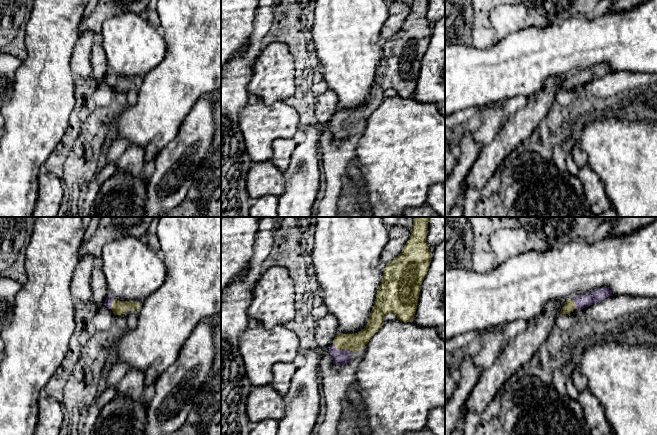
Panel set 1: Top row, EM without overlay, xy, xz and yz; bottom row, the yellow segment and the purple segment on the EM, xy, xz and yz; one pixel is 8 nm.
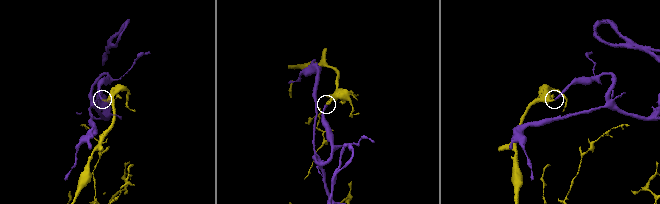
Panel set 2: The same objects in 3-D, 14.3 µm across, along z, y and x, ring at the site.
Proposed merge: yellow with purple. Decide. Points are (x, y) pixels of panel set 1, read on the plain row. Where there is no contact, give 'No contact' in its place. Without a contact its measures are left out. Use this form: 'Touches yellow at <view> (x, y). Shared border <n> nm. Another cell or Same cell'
Touches yellow at xz (340, 124). Shared border 130 nm. Same cell

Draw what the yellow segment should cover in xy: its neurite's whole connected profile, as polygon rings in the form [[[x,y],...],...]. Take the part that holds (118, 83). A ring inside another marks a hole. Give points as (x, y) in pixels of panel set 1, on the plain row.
[[[109,71],[104,81],[111,84],[115,91],[125,90],[128,86],[138,86],[140,83],[140,79],[136,77],[120,77]]]

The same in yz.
[[[607,63],[591,66],[587,69],[575,72],[573,75],[566,76],[560,87],[562,90],[570,90],[575,85],[583,85],[594,79],[603,77],[605,74],[612,72],[612,68]]]

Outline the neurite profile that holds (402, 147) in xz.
[[[384,98],[381,104],[372,112],[361,127],[362,136],[356,149],[356,158],[366,169],[366,174],[361,177],[362,191],[367,195],[369,209],[367,215],[370,217],[403,217],[403,213],[409,208],[418,208],[426,205],[427,194],[430,186],[436,182],[445,181],[445,117],[439,110],[429,104],[418,102],[411,98]]]

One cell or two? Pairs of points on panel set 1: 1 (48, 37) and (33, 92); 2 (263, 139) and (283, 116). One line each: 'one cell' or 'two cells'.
1: one cell
2: one cell

